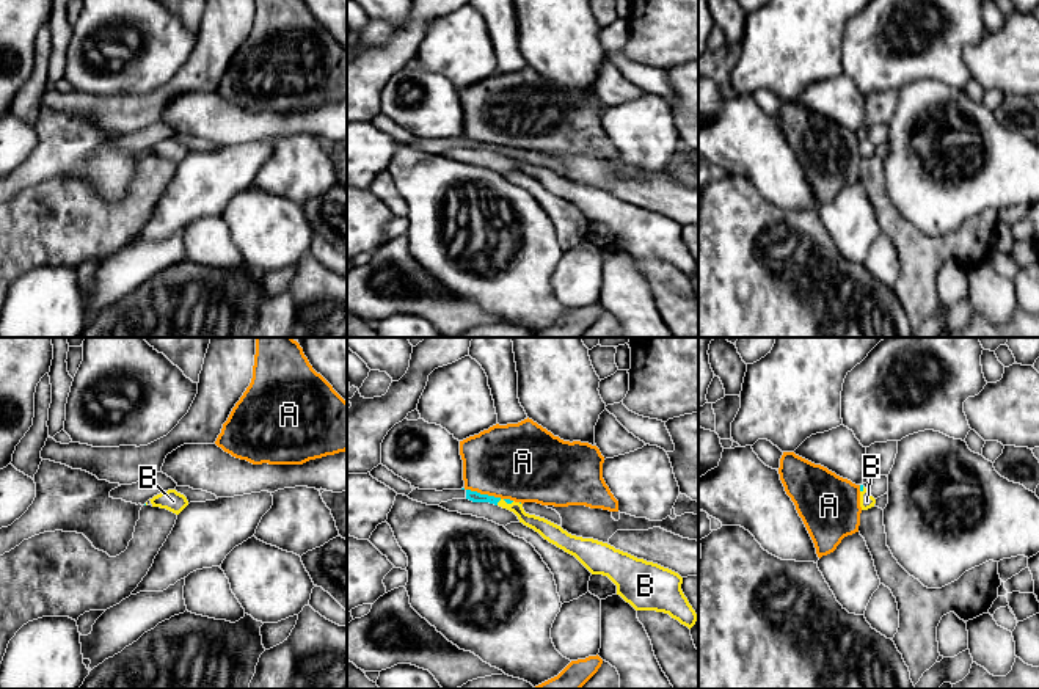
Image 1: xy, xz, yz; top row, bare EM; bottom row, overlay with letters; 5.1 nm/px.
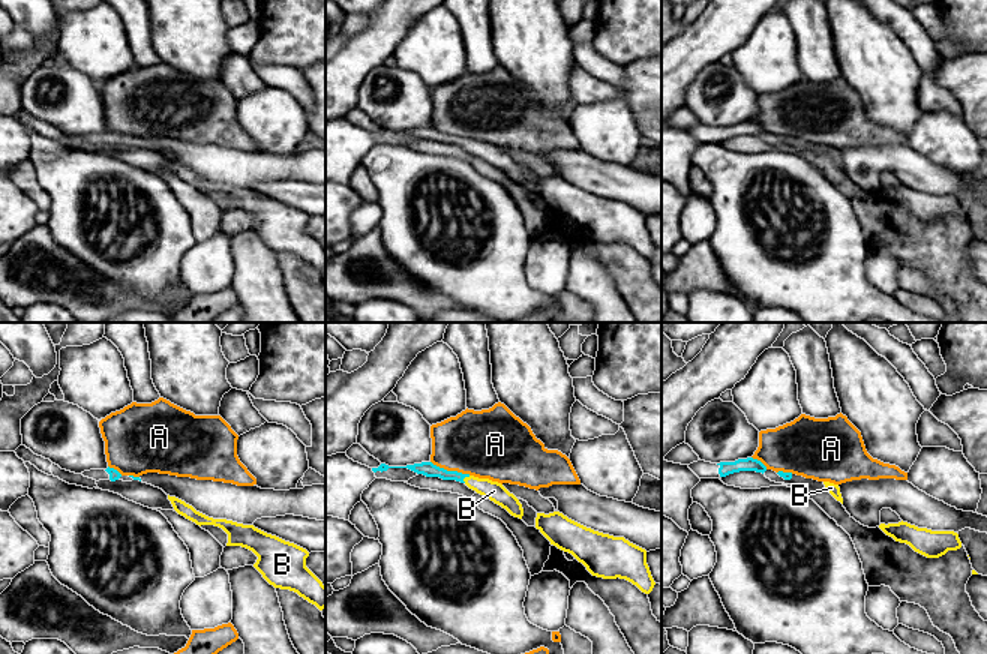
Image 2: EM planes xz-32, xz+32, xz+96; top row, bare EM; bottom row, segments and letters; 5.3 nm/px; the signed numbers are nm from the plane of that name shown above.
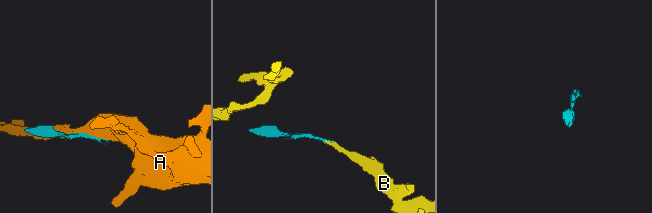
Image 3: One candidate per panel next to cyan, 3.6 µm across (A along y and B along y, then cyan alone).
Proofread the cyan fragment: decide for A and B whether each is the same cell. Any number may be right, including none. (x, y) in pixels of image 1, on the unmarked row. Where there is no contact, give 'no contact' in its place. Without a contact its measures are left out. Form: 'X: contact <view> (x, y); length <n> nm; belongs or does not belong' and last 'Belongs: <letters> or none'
A: contact xz (482, 143); length 200 nm; does not belong
B: contact xz (504, 148); length 100 nm; belongs
Belongs: B

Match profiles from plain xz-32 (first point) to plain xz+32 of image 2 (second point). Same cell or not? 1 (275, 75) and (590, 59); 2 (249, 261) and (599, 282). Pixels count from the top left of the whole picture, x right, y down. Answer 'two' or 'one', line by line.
1: one
2: one

